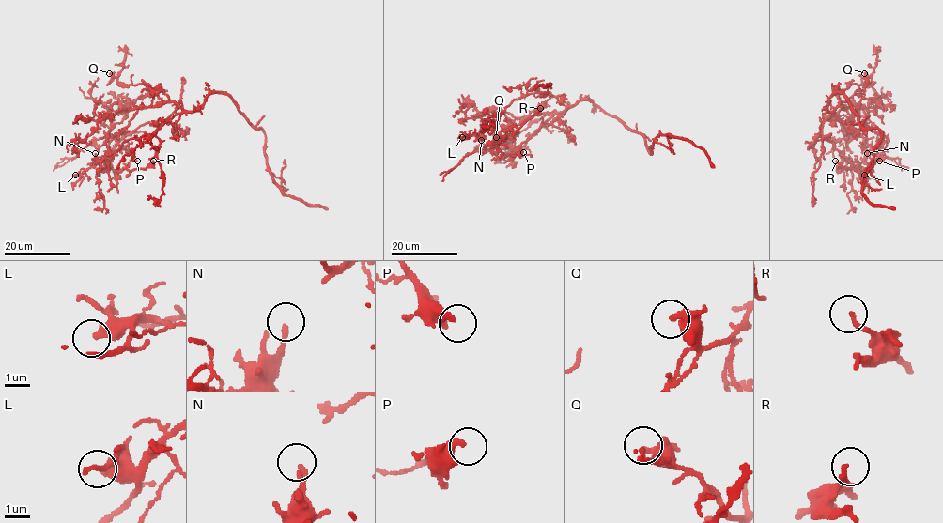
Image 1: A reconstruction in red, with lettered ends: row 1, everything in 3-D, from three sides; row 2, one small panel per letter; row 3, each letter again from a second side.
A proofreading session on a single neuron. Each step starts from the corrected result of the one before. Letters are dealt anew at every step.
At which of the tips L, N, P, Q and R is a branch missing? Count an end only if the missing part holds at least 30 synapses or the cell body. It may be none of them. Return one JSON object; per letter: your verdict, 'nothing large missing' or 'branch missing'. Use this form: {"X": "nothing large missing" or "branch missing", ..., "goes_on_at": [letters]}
{"L": "nothing large missing", "N": "nothing large missing", "P": "nothing large missing", "Q": "nothing large missing", "R": "nothing large missing", "goes_on_at": []}

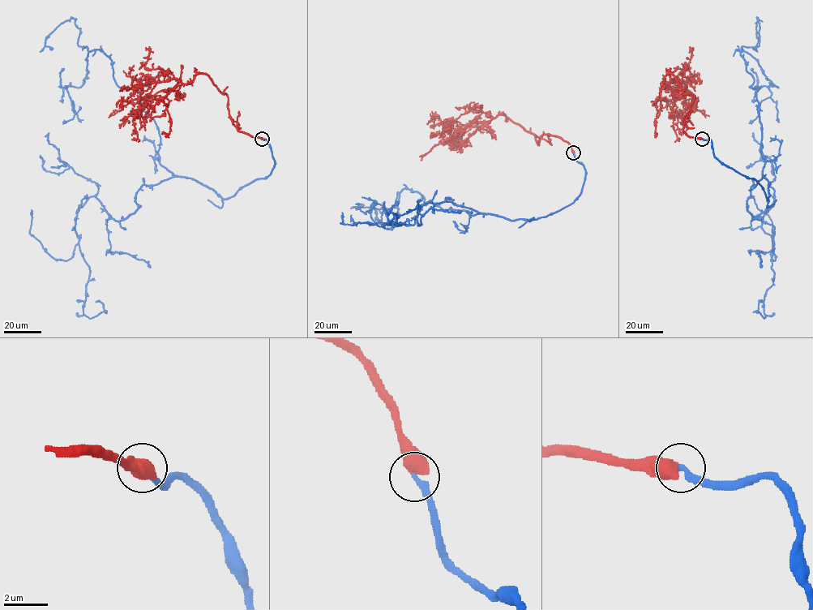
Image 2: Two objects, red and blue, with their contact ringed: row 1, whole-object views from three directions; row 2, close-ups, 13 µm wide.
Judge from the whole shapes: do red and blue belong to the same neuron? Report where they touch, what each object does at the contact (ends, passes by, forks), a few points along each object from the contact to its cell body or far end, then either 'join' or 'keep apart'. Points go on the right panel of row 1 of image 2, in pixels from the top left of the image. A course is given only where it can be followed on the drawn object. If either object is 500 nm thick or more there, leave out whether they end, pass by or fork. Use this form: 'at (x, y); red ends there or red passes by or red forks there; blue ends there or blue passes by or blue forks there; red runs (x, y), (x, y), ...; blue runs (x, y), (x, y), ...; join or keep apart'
at (702, 139); red runs (702, 139), (683, 130), (694, 96), (671, 74), (663, 83), (670, 79), (689, 109), (686, 117), (668, 112); blue runs (702, 139), (768, 199), (769, 183), (747, 201), (751, 221), (774, 199), (763, 318), (760, 302); join

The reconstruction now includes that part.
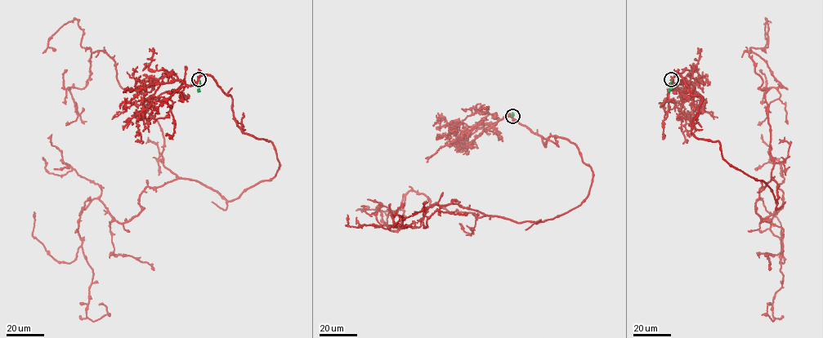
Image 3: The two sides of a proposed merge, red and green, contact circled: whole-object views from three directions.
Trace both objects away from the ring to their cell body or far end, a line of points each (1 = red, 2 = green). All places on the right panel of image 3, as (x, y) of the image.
1: (671, 79), (701, 97), (697, 138), (778, 185), (756, 203), (760, 223), (783, 201), (772, 321), (769, 304)
2: (671, 79), (668, 91)

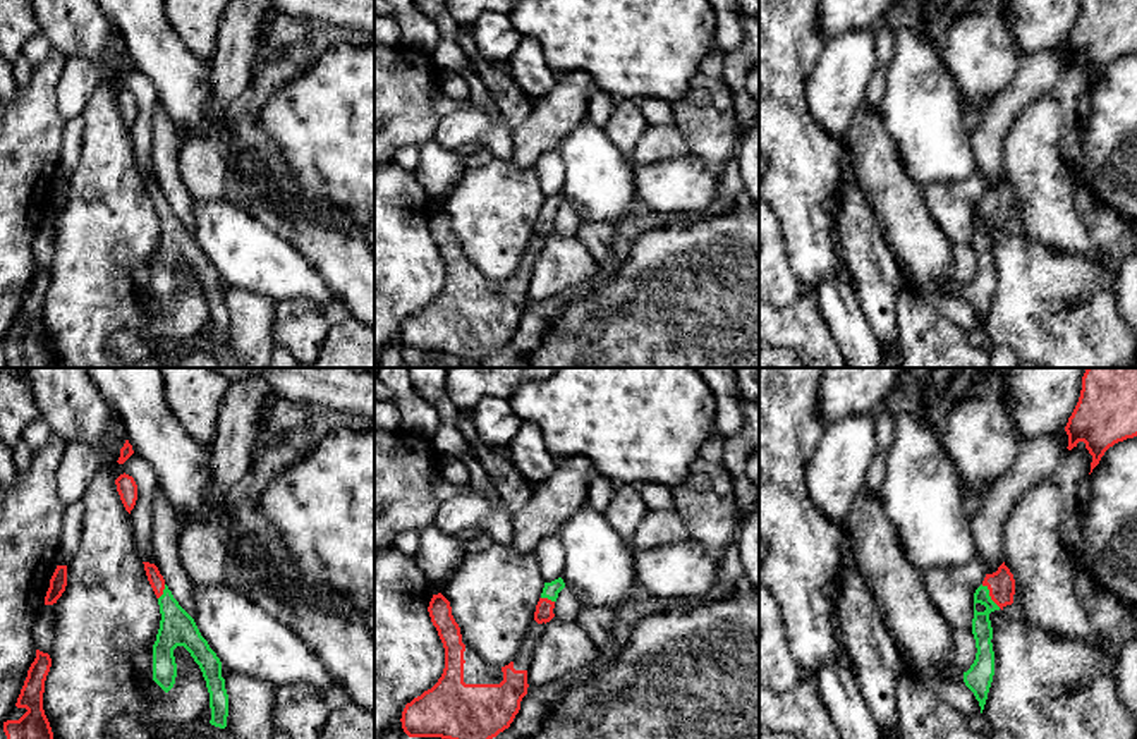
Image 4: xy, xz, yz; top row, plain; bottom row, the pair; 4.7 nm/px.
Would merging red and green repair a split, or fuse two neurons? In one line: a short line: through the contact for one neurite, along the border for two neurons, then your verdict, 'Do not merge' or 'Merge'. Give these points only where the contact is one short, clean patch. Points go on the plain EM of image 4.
Line: yz (1002, 200), (990, 210), (990, 224), (981, 241). Merge

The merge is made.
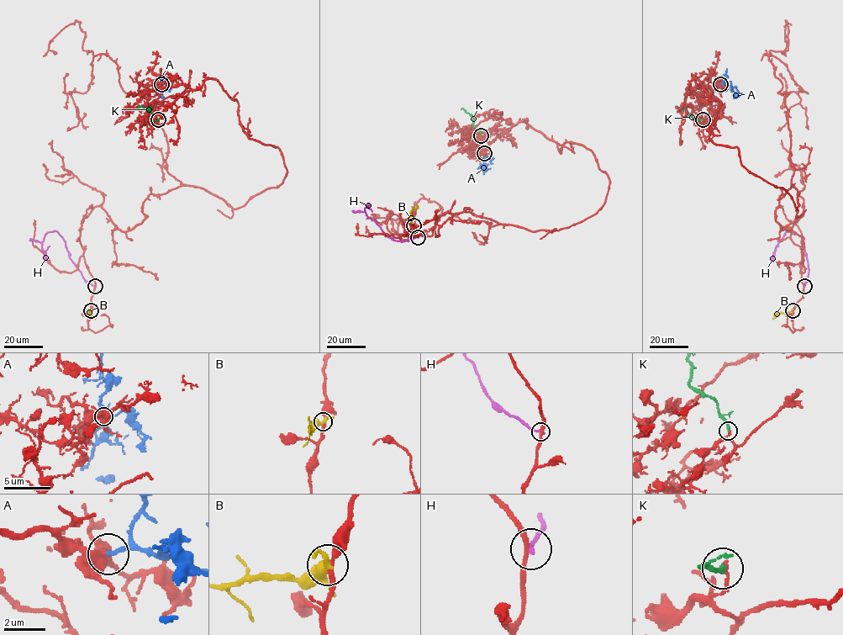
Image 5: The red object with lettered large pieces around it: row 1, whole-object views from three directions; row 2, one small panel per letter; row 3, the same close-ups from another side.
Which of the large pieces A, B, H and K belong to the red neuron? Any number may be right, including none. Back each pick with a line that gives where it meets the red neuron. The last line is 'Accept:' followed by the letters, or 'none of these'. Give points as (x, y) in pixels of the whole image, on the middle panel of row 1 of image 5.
A: meets red at (484, 153)
Accept: A

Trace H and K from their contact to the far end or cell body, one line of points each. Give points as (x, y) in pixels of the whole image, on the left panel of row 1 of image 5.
H: (94, 286), (84, 278), (70, 257), (65, 241), (57, 231), (48, 232), (42, 242), (44, 261)
K: (158, 120), (150, 119), (150, 108), (138, 108)

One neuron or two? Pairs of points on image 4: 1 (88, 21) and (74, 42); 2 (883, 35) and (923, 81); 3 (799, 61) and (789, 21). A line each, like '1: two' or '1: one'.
1: one
2: two
3: one

